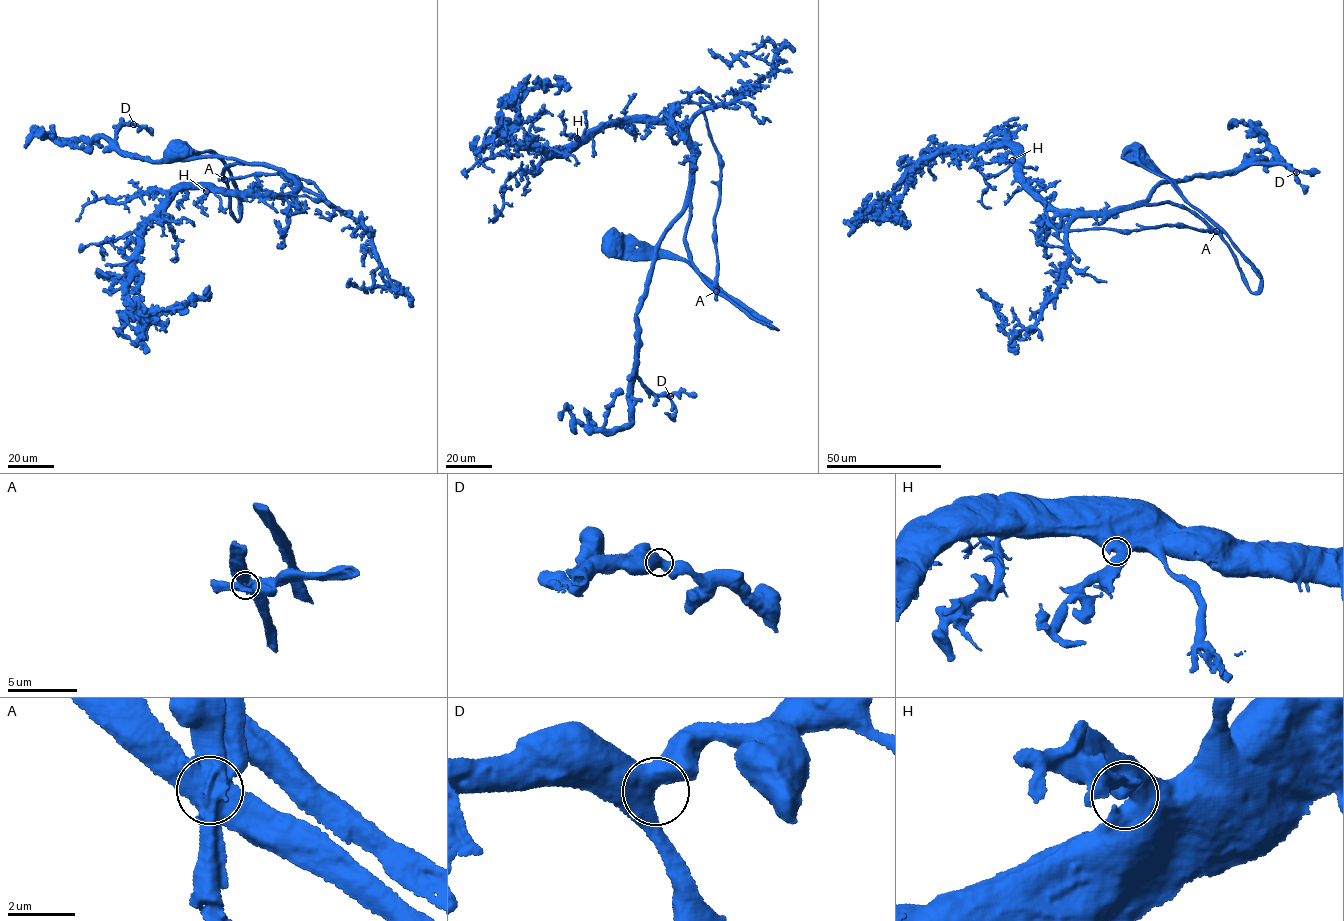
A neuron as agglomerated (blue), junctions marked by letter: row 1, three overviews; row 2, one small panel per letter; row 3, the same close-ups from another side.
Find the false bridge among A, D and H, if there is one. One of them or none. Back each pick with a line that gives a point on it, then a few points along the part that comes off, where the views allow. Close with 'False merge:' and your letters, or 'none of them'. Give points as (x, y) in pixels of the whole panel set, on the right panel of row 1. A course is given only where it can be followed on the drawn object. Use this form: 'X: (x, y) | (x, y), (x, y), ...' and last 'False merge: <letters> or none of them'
A: (1216, 231) | (1216, 231), (1167, 225), (1136, 230), (1058, 231), (1048, 222), (1043, 209), (1045, 204), (1032, 197)
False merge: A

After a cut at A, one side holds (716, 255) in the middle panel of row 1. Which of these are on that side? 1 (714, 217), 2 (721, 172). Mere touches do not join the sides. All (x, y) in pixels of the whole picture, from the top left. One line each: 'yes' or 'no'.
1: yes
2: yes

